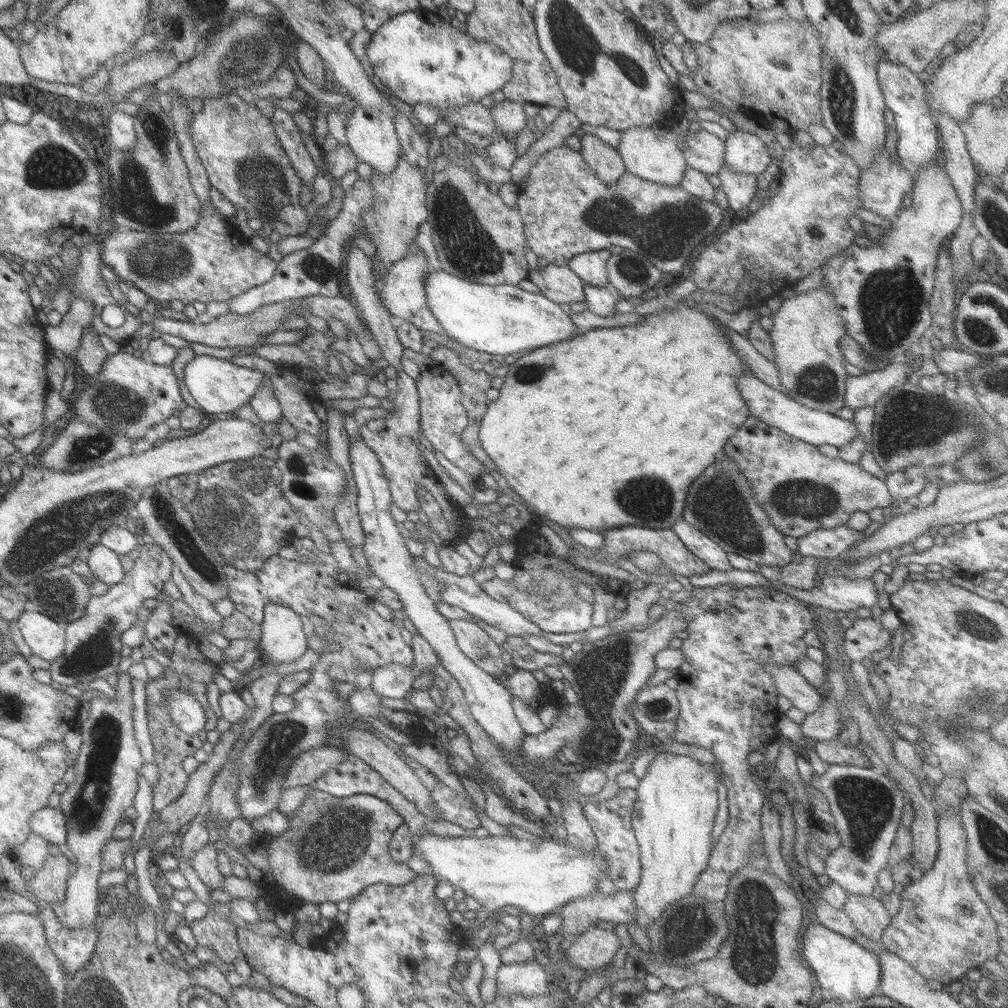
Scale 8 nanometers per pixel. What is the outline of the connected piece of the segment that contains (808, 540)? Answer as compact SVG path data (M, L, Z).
M870 521L863 531L854 531L848 525L840 525L809 532L797 539L798 554L801 557L823 558L825 561L836 559L836 556L846 552L856 542L872 536L882 524L884 522Z

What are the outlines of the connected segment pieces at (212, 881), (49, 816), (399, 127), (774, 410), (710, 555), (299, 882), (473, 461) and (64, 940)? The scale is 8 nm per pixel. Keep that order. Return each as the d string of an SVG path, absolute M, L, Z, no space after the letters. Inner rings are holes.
M208 842L194 854L194 858L190 862L194 872L198 874L202 883L208 887L209 892L220 889L221 883L224 881L225 876L220 873L217 860L218 850L215 844Z
M42 808L31 819L31 833L44 838L52 845L65 847L67 821L60 808Z
M396 111L394 126L401 144L401 152L406 161L418 165L422 172L428 166L428 142L424 141L422 133L414 129L414 124L404 113Z
M751 373L742 374L736 380L736 385L738 385L738 392L746 401L751 416L758 418L767 426L785 432L788 436L796 438L796 440L802 440L802 442L808 442L808 444L817 447L820 444L830 444L830 446L836 446L839 449L856 438L857 429L850 420L842 420L842 418L828 412L807 408L784 394L784 392L760 382Z
M680 518L672 526L672 530L684 547L693 556L700 558L711 570L730 571L732 569L727 552L714 540L710 540L706 534L702 534L698 528L690 526L684 518Z
M312 791L308 794L308 797L302 802L302 805L294 812L291 812L288 816L289 828L280 836L274 836L270 838L268 842L268 847L266 846L265 852L262 852L264 858L269 862L270 871L266 872L263 881L265 892L264 898L266 901L277 911L282 912L294 911L297 912L298 908L303 908L306 904L322 904L325 902L331 902L337 904L338 902L352 900L360 892L364 891L364 888L371 887L376 884L388 884L390 887L400 887L400 884L409 884L412 883L412 880L417 878L410 867L406 863L398 863L392 859L392 855L389 853L389 842L392 838L394 832L405 823L403 819L390 807L390 804L387 804L380 798L369 795L355 795L348 796L347 798L335 798L334 796L325 794L324 792Z
M433 364L430 368L422 371L415 380L419 394L419 424L422 434L432 446L442 452L444 456L458 466L462 472L470 476L484 476L489 471L484 463L481 463L474 455L468 453L462 445L462 432L469 423L465 409L461 406L461 392L456 377L450 371L440 365Z
M37 902L40 908L40 918L48 946L54 950L58 962L61 966L70 972L75 973L80 970L92 956L98 941L99 929L92 924L88 930L70 930L59 924L52 911L52 905L46 902Z

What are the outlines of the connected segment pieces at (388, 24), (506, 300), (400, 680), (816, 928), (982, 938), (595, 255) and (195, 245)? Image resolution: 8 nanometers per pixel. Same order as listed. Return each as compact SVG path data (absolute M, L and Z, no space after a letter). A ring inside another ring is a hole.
M424 8L404 12L384 21L371 33L371 40L365 46L365 52L375 79L384 84L385 88L389 88L392 95L409 105L428 104L440 114L466 106L470 102L480 103L484 96L500 93L513 74L512 57L500 51L492 41L474 40L466 35L466 32L446 23L437 13Z
M430 269L425 275L423 286L427 308L438 321L437 324L440 324L443 334L453 342L472 351L485 352L493 356L506 356L532 351L536 348L545 348L582 334L581 330L576 329L569 315L563 312L558 304L540 294L525 292L520 288L514 290L514 286L475 284L461 280L448 272L435 272L433 269ZM507 288L512 288L515 294L510 294L506 290Z
M388 664L373 671L372 688L378 696L386 698L404 698L412 690L414 679L421 675L412 666Z
M820 923L810 924L802 934L802 958L816 974L825 996L852 1002L878 995L882 968L876 953L870 952L851 938L840 935Z
M961 804L956 809L949 807L944 811L938 811L939 849L934 866L913 884L898 889L897 895L902 898L900 910L891 917L891 922L884 929L880 942L882 949L898 955L926 980L938 980L943 985L960 980L970 968L978 968L984 961L998 956L1001 952L997 924L971 882L972 876L967 865L968 838L961 828L959 812Z
M602 249L573 256L567 266L586 284L605 286L607 280L607 263L610 251Z
M211 202L200 210L198 224L182 234L154 234L117 230L99 239L101 261L127 284L142 290L156 304L180 300L184 305L199 301L230 301L252 288L268 283L277 262L251 246L237 226L220 214Z

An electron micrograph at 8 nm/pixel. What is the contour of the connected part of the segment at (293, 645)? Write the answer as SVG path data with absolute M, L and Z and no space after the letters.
M266 604L260 628L259 650L264 654L260 656L260 661L288 664L308 650L300 615L286 605Z

